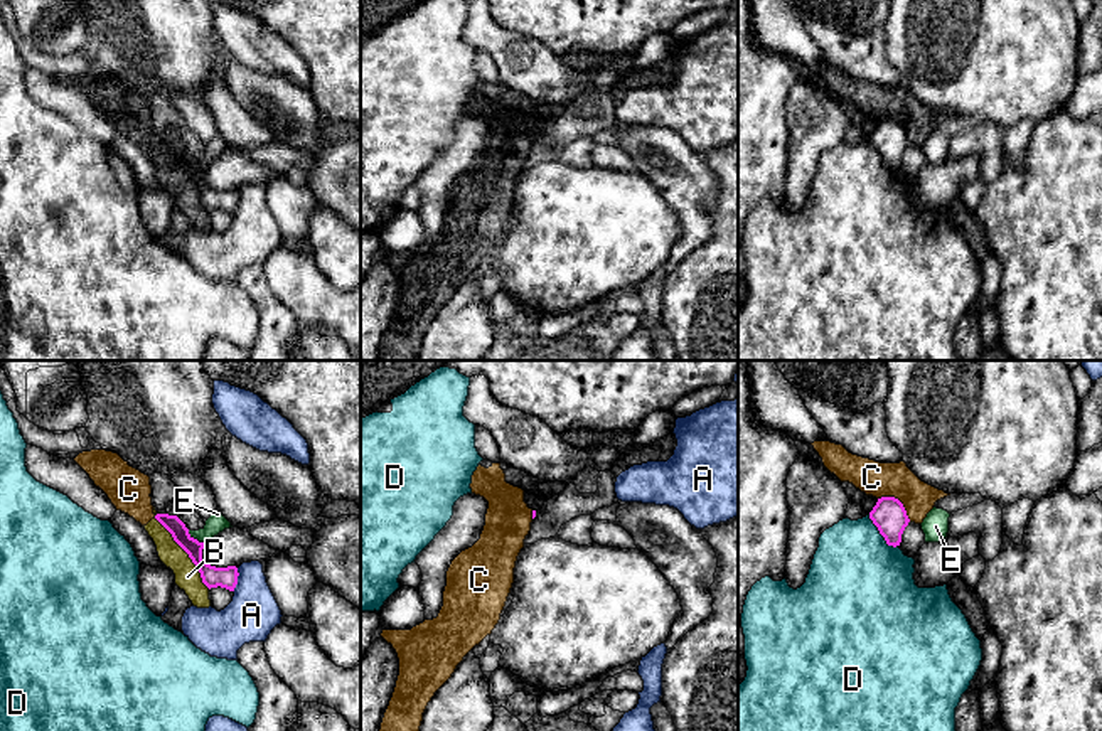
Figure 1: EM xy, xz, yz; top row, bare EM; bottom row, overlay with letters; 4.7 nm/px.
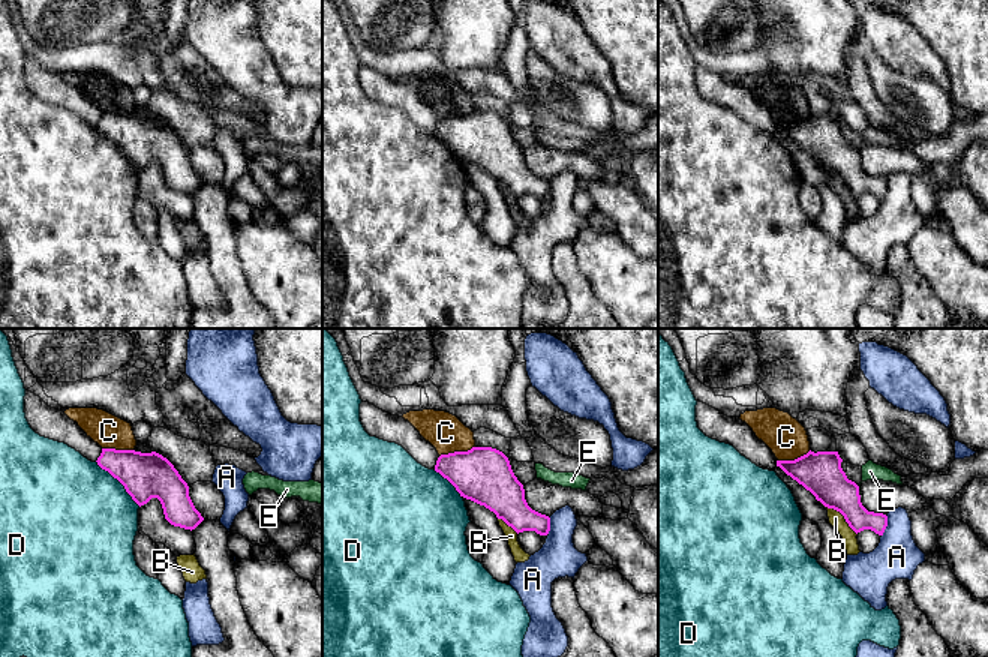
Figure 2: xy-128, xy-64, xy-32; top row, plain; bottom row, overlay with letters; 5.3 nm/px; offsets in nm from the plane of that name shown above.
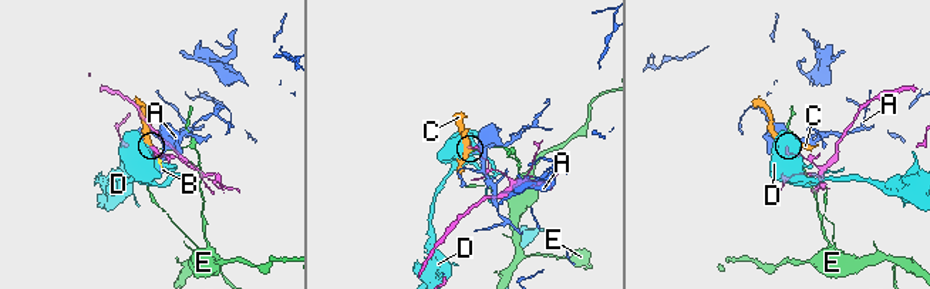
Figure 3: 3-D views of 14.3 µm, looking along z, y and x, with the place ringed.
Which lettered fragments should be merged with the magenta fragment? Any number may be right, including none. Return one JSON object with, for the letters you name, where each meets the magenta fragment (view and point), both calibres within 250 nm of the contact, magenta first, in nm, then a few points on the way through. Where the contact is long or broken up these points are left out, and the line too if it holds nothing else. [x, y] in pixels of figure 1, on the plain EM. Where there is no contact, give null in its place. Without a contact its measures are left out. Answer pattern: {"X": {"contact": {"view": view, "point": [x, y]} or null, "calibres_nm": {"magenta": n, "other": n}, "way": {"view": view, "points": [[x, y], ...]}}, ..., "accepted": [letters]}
{"accepted": []}

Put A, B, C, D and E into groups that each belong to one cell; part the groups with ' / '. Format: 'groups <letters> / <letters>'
groups A / B C / D / E

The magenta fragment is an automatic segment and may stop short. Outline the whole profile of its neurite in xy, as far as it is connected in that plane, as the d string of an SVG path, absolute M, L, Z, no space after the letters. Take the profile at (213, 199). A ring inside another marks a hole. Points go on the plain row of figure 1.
M157 136L155 141L172 157L174 163L189 177L197 189L202 205L211 211L226 211L234 214L238 207L238 190L216 190L202 184L202 172L206 165L199 165L189 157L189 152L177 138Z

